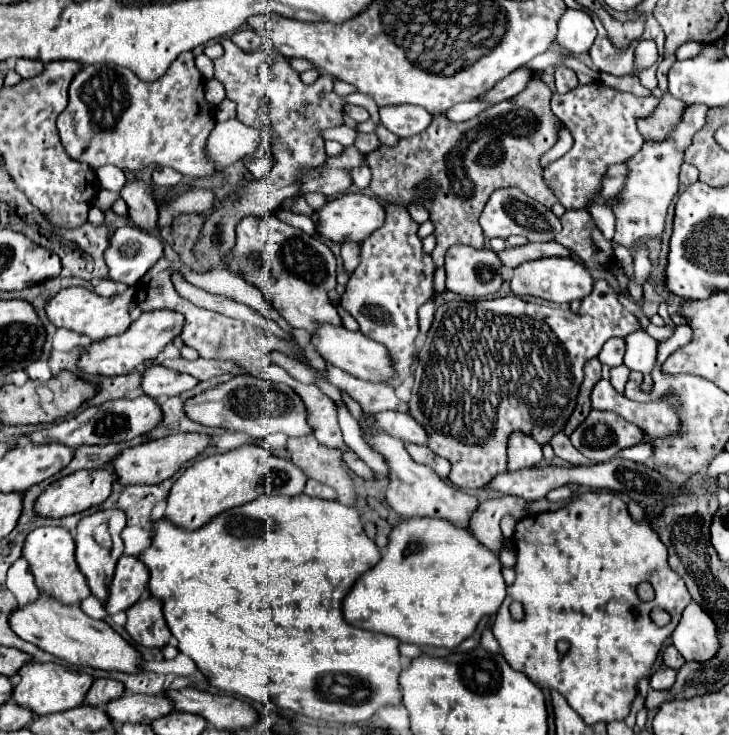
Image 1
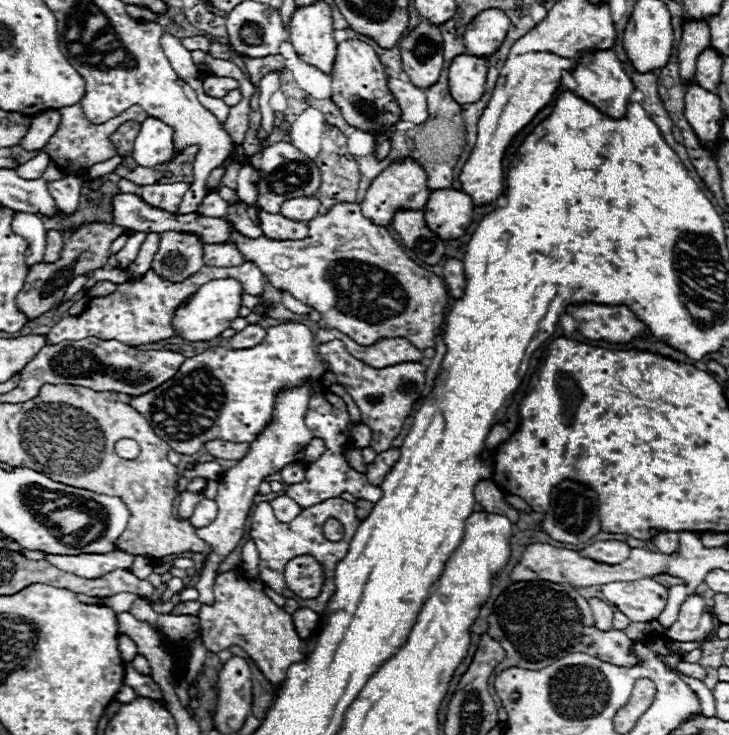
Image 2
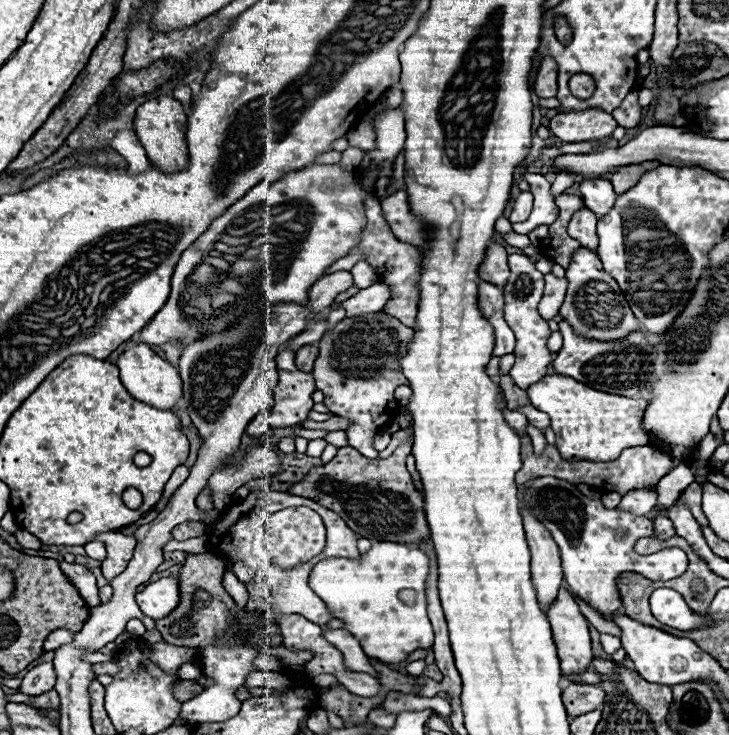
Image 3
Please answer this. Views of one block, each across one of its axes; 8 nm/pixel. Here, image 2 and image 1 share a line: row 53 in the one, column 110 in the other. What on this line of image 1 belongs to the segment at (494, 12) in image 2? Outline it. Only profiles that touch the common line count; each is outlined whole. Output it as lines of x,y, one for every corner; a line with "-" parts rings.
102,468
102,470
80,470
74,474
68,474
56,482
52,482
42,496
36,500
34,508
40,516
50,516
50,518
62,518
62,516
70,516
76,512
84,512
88,508
100,506
114,490
114,486
118,484
118,476
114,474
112,468

